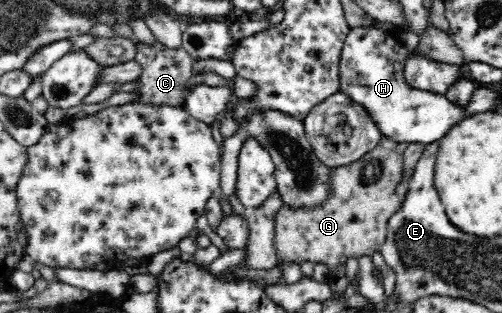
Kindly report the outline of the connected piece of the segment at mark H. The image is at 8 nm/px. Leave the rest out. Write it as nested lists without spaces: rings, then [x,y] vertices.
[[[374,23],[370,28],[352,29],[346,36],[340,55],[340,92],[367,110],[381,136],[399,143],[419,142],[427,145],[440,140],[451,126],[477,110],[421,91],[405,83],[404,66],[409,52],[401,35],[407,30]]]

